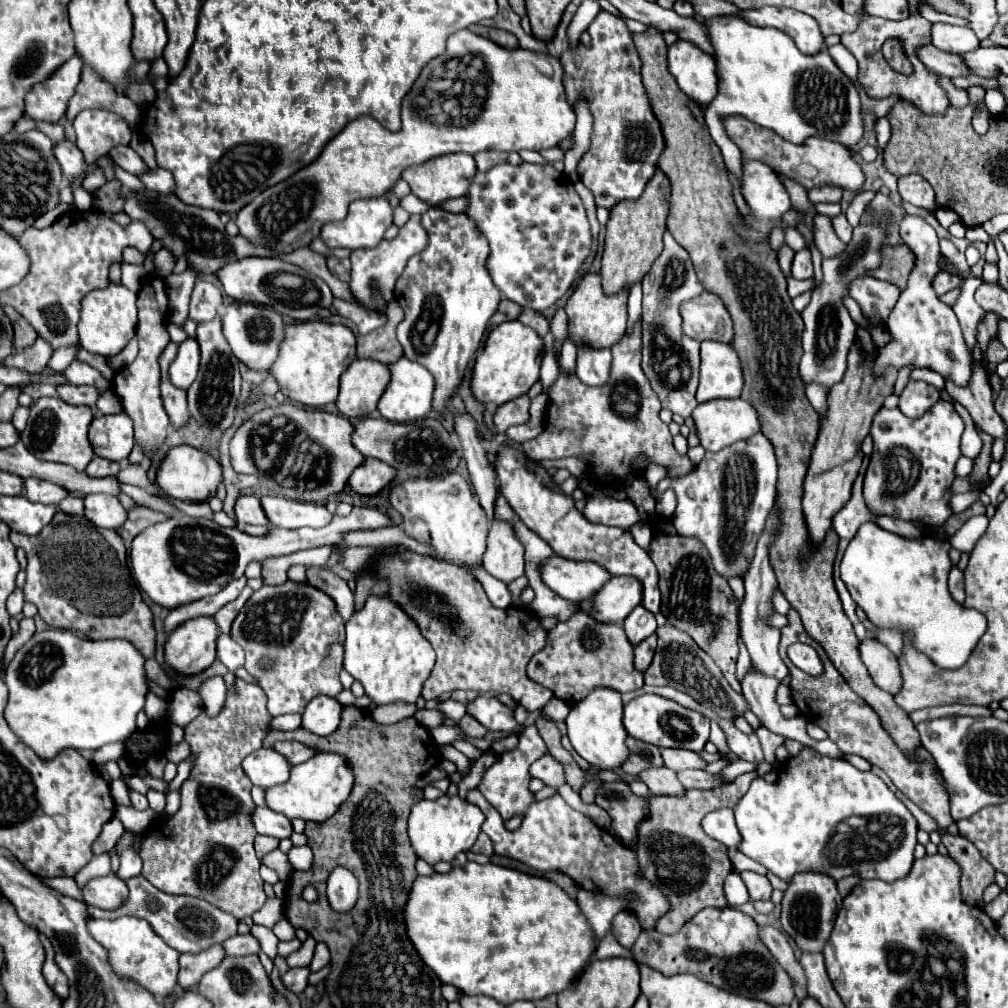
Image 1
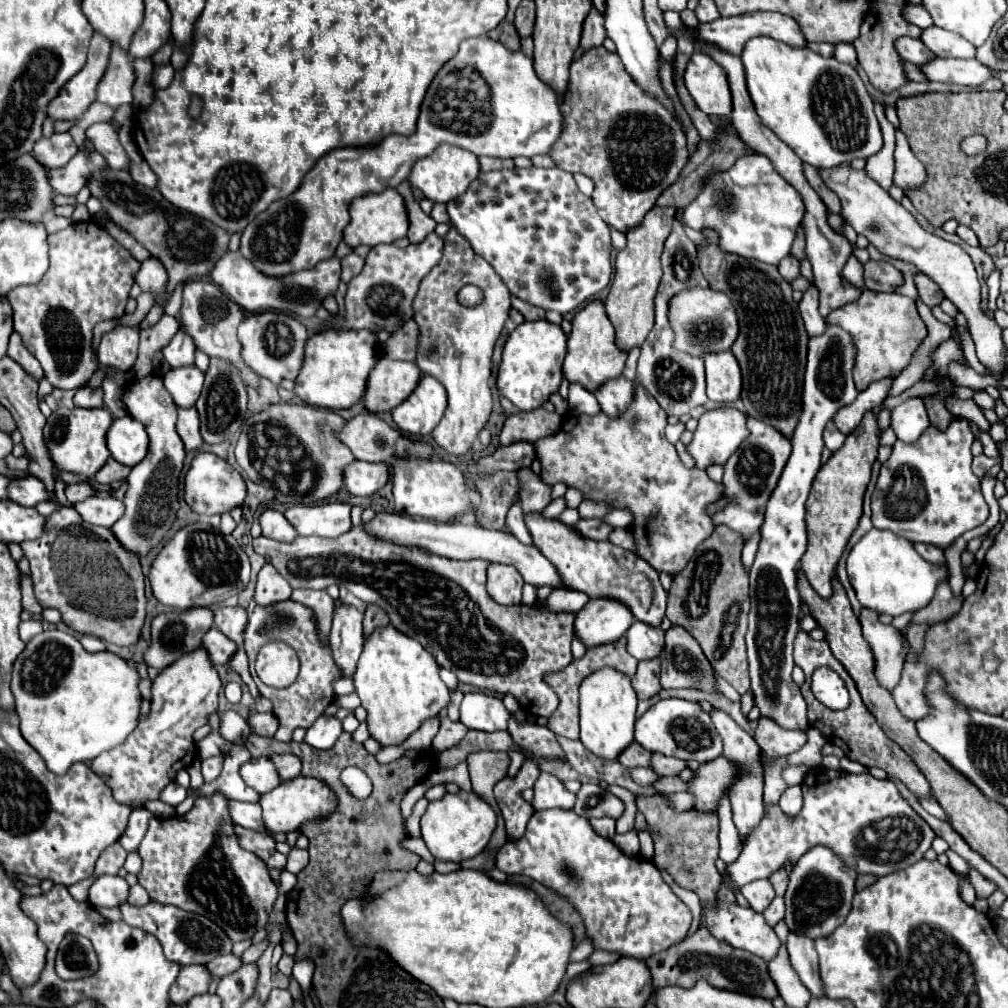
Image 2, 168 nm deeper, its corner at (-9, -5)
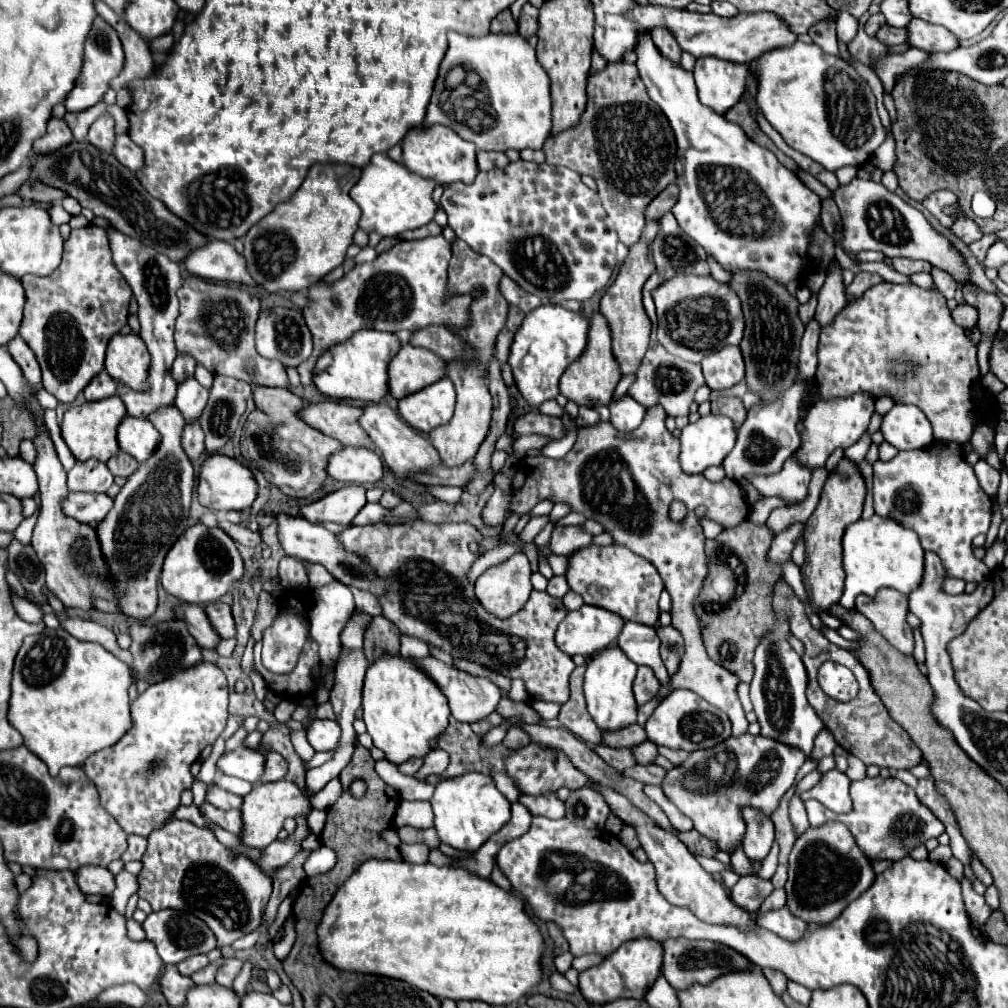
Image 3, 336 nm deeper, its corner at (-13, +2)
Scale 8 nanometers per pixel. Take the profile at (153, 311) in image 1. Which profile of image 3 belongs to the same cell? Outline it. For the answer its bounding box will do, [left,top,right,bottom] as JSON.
[96,407,194,621]

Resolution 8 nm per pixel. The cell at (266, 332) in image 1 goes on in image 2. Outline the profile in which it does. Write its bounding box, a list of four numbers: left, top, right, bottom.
[238,310,308,384]

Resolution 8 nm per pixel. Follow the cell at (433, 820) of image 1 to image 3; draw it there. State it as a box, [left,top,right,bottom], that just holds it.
[430,773,510,851]

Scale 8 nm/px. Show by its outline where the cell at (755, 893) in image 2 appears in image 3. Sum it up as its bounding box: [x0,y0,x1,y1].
[730,875,774,913]

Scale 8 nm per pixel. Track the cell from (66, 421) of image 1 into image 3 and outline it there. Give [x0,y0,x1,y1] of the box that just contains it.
[62,395,126,463]

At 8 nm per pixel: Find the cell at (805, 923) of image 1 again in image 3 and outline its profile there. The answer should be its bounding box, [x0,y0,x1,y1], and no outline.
[784,821,874,925]

